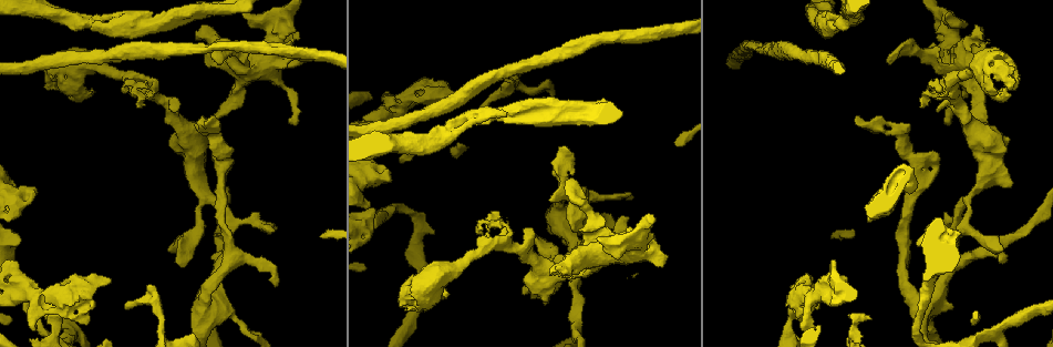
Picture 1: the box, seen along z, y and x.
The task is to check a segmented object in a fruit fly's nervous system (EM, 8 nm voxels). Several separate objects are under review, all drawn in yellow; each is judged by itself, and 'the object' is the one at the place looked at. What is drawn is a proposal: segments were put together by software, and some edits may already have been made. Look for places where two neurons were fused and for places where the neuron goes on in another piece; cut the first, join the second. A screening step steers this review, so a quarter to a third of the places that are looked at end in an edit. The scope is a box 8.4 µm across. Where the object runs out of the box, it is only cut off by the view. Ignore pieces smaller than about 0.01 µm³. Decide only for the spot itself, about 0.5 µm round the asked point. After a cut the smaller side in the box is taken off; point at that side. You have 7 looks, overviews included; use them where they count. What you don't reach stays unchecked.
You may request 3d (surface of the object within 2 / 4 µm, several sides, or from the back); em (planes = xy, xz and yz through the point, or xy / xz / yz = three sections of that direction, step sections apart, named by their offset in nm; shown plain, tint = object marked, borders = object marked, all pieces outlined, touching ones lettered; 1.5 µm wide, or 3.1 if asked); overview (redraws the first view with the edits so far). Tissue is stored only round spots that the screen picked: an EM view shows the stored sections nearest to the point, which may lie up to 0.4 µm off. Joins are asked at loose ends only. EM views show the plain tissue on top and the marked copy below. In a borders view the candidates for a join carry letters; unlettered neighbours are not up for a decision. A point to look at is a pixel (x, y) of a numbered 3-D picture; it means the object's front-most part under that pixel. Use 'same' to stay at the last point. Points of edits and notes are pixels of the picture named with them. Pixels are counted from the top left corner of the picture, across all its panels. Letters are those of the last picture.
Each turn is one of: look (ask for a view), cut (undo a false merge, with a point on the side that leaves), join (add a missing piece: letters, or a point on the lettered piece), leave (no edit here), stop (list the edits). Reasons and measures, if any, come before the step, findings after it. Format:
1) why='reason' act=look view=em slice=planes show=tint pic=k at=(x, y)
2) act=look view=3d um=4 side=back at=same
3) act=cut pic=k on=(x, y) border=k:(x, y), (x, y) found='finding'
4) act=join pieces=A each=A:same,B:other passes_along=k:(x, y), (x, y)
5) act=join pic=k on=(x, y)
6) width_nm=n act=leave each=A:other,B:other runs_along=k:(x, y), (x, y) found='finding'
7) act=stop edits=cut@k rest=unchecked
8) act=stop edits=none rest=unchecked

why='free end' act=look view=3d um=2 pic=1 at=(890, 63)

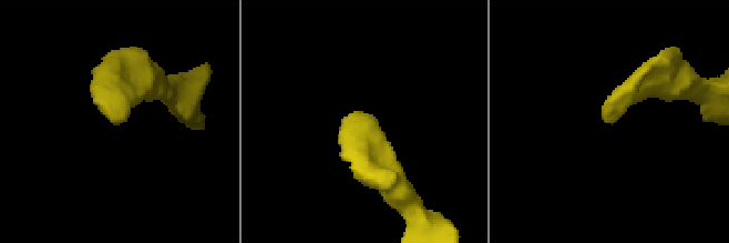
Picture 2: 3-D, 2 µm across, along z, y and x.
why='now the EM' act=look view=em slice=xz step=4 show=borders pic=2 at=(609, 122)

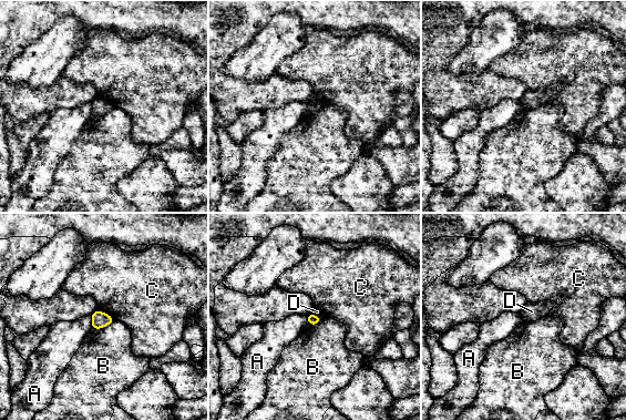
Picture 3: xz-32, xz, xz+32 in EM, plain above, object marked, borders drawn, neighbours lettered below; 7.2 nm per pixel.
act=leave each=A:other,B:other,C:other,D:other border=3:(309, 313), (322, 319) found='no lettered piece goes on from it'

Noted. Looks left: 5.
why='calibre changes' act=look view=em slice=planes show=tint pic=1 at=(209, 37)

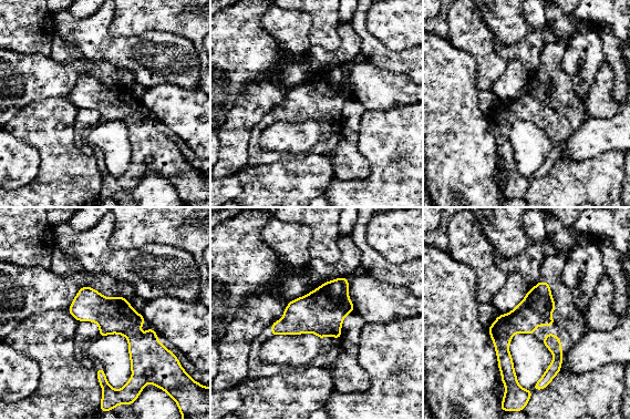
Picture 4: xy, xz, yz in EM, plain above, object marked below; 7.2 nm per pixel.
why='what lies round it' act=look view=em slice=planes show=borders at=same

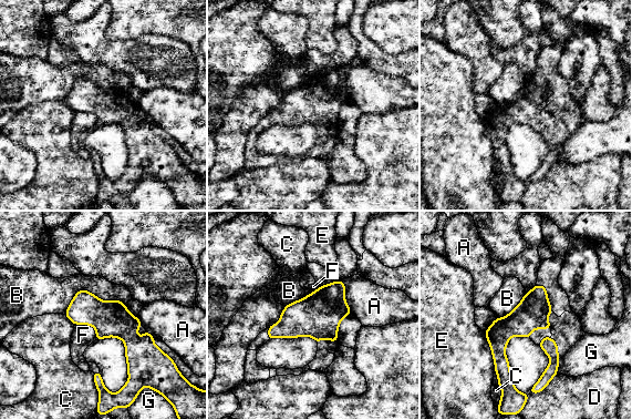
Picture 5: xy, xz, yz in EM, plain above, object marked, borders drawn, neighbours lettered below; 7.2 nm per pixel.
longest_contact=B:460nm act=leave each=A:other,B:other,C:other,D:other,E:other,F:other,G:other runs_along=5:(538, 287), (499, 338), (507, 380) found='one neuron here'

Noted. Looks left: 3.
why='sudden change in width' act=look view=em slice=planes show=borders pic=1 at=(431, 270)

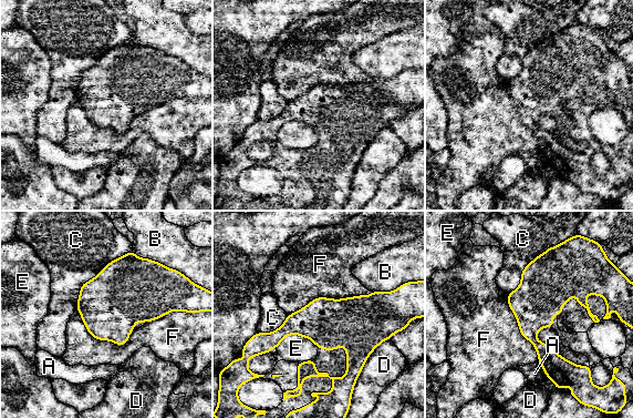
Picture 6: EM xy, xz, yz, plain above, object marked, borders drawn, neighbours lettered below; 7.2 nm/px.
width_nm=360 act=leave each=A:other,B:other,C:other,D:other,E:other,F:other border=6:(372, 292), (317, 297), (288, 315) found='all the same neuron'

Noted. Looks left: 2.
act=stop edits=none rest=unchecked

